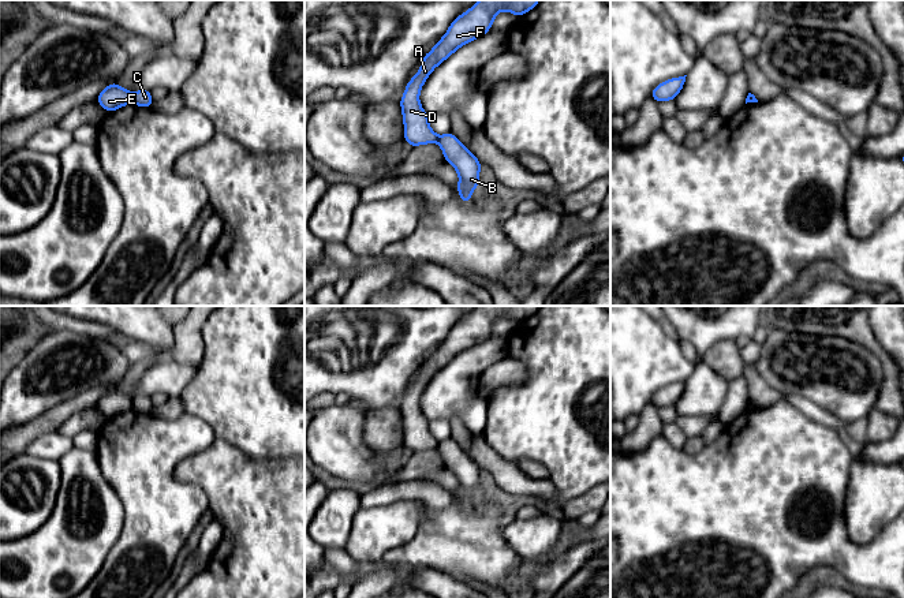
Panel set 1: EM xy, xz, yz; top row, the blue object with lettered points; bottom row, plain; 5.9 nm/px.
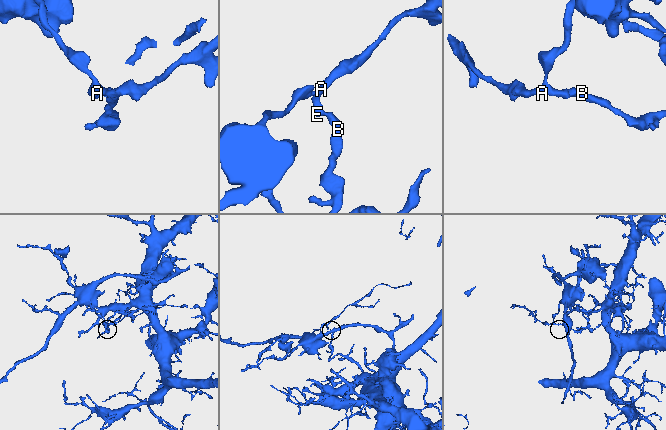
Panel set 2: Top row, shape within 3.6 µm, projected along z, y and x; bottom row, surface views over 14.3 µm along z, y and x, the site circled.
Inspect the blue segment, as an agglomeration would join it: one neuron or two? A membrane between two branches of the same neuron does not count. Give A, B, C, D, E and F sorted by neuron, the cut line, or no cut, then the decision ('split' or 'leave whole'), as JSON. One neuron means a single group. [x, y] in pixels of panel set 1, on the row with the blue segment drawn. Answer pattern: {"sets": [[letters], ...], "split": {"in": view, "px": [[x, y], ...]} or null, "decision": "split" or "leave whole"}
{"sets": [["A", "D", "E", "F"], ["B", "C"]], "split": {"in": "xy", "px": [[131, 93], [133, 101]]}, "decision": "split"}

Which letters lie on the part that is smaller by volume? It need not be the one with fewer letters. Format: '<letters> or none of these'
A, D, E, F

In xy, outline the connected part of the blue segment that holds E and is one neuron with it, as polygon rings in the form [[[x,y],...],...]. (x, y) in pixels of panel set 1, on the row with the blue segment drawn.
[[[115,82],[98,94],[97,101],[107,112],[113,112],[115,109],[132,104],[132,93]]]

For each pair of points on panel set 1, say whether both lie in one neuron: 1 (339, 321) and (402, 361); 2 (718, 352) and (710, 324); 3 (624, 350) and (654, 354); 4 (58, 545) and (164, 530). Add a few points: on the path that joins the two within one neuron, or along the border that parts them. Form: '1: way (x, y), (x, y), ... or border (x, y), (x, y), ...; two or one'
1: way (354, 331), (387, 358); one
2: border (733, 339), (718, 340), (702, 359); two
3: way (631, 354), (647, 354); one
4: border (123, 505), (124, 515), (120, 535), (103, 565); two

